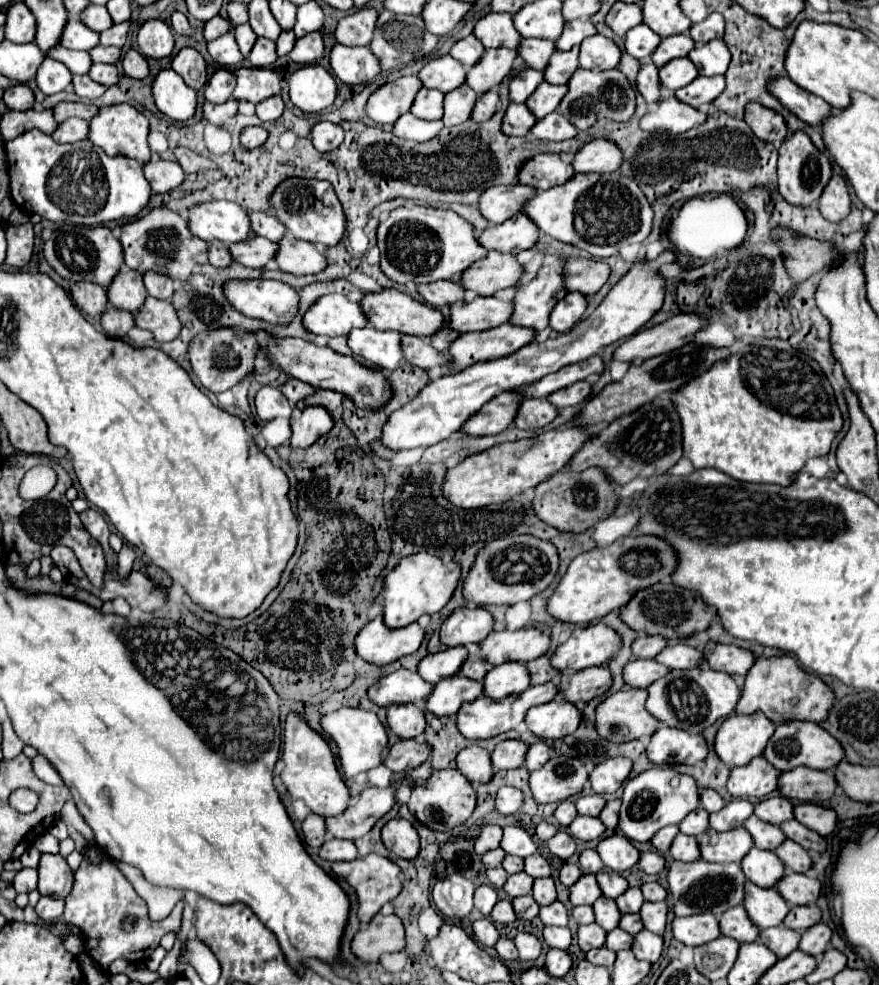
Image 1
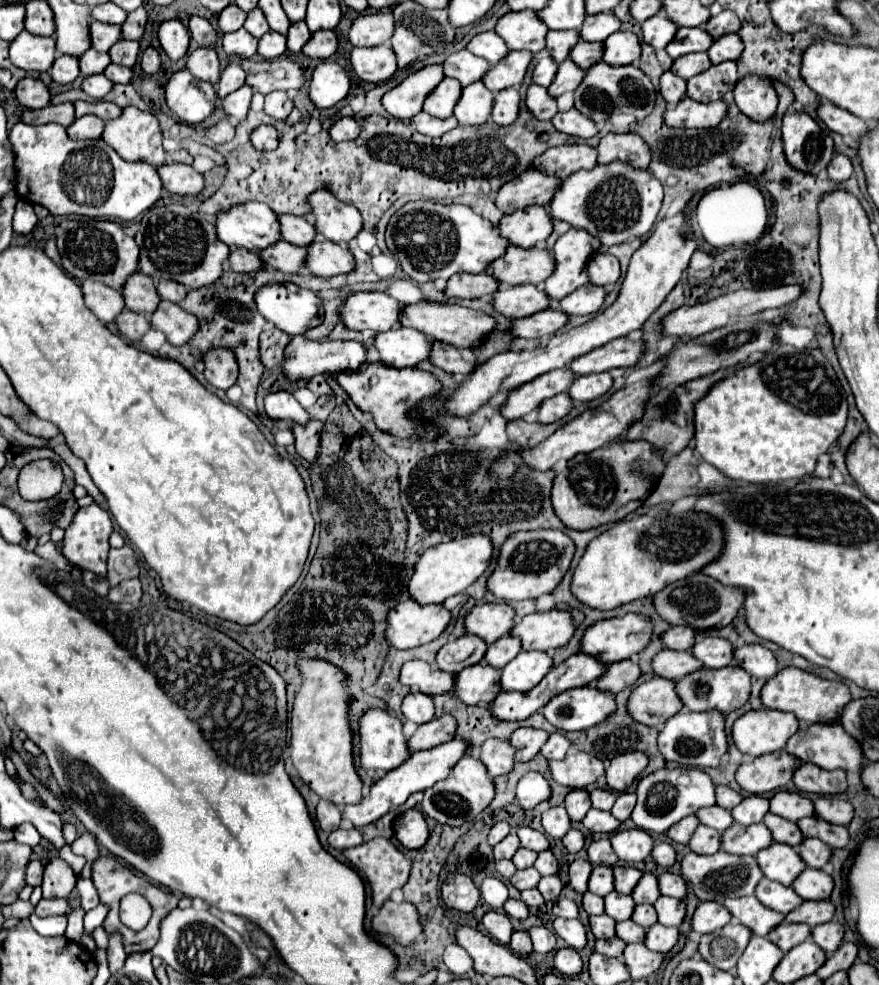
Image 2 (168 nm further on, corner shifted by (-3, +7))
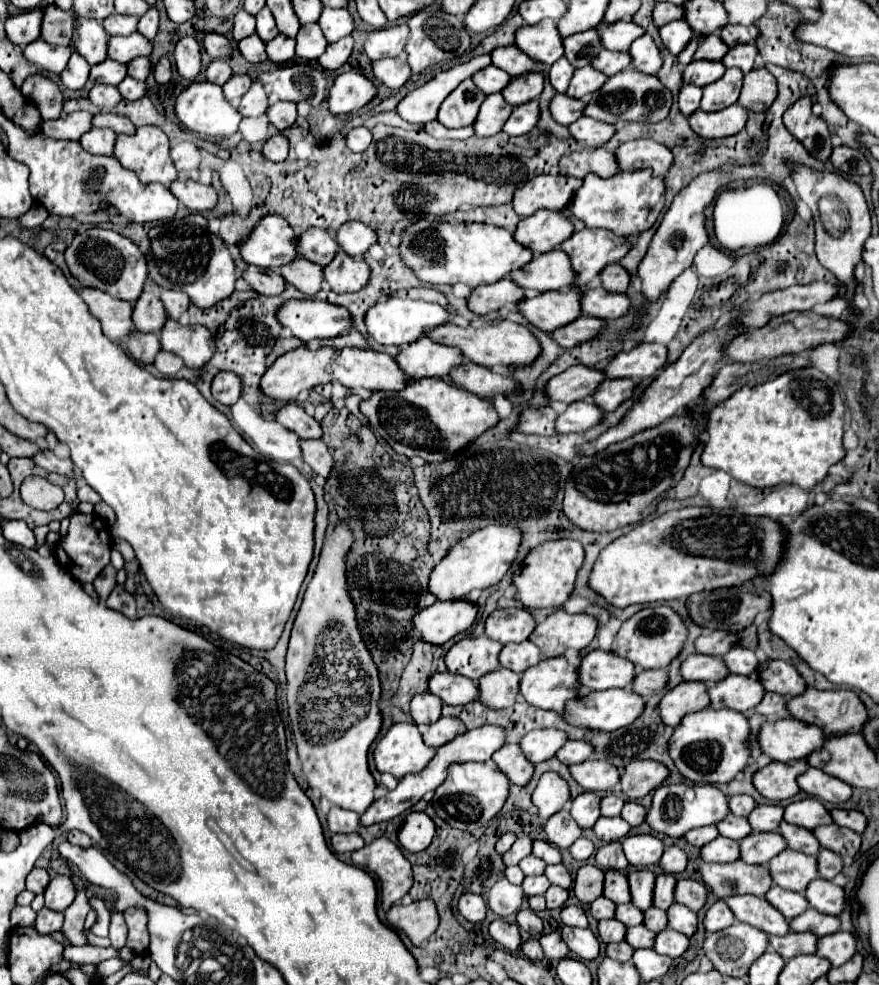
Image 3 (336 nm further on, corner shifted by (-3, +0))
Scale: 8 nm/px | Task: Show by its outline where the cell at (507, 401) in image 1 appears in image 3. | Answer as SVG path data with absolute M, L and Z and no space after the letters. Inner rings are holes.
M575 365L555 375L553 379L549 379L549 383L545 385L545 397L551 403L581 401L593 393L595 385L599 385L601 379L603 379L603 373L599 369Z

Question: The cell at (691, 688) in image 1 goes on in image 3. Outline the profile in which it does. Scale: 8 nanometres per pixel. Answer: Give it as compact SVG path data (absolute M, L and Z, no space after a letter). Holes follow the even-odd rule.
M727 675L707 689L713 709L733 709L749 713L763 699L763 685L757 675Z

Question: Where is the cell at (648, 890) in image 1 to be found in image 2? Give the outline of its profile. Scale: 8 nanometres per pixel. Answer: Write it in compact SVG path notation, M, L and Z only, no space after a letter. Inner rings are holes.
M669 872L661 874L659 876L659 890L661 890L661 894L673 896L679 900L687 898L687 882L679 874L669 874Z

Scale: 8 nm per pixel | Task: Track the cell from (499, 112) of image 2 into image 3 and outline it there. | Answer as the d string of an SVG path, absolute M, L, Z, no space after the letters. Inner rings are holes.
M529 101L523 105L513 107L509 119L503 125L503 131L507 135L525 135L527 131L531 131L531 127L535 127L539 119L539 103L537 101Z

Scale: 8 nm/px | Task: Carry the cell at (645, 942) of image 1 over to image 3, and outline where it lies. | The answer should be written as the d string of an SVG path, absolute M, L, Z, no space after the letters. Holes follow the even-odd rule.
M663 929L655 937L655 951L669 955L669 957L681 957L689 947L689 937L683 937L683 933L673 931L673 929Z

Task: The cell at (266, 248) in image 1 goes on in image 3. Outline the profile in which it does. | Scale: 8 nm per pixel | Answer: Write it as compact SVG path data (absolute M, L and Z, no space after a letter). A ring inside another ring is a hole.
M297 257L297 259L293 259L291 263L283 265L283 267L279 269L279 273L281 273L281 277L283 277L289 285L297 287L297 289L303 291L307 297L313 297L313 295L321 289L323 267L311 263L311 261L307 261L307 259L303 259L303 257Z

